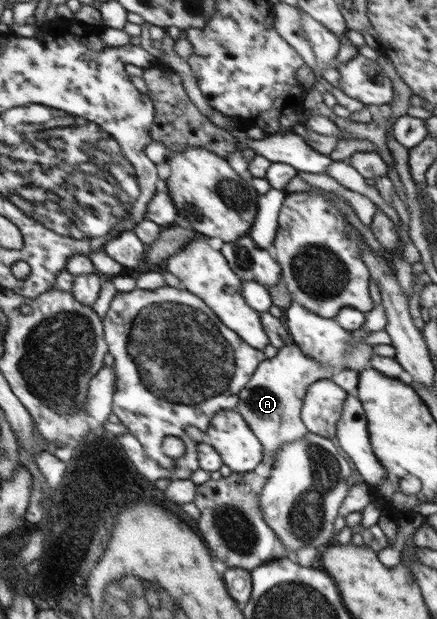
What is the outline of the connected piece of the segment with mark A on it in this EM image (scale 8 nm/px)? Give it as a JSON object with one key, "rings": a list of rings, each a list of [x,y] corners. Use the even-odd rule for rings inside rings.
{"rings":[[[294,343],[285,345],[276,356],[260,362],[247,388],[239,394],[234,410],[244,418],[252,433],[260,440],[263,461],[268,467],[273,467],[278,450],[285,443],[298,441],[309,433],[301,418],[301,404],[308,387],[320,379],[331,379],[337,372],[331,365],[322,365],[304,355]]]}

